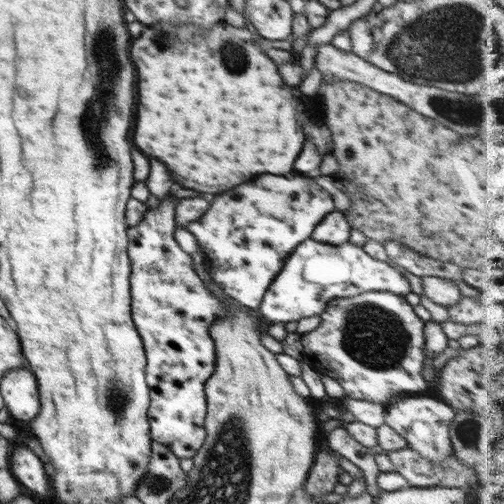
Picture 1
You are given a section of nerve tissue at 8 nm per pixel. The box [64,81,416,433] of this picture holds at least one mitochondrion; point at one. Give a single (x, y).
(370, 334)

